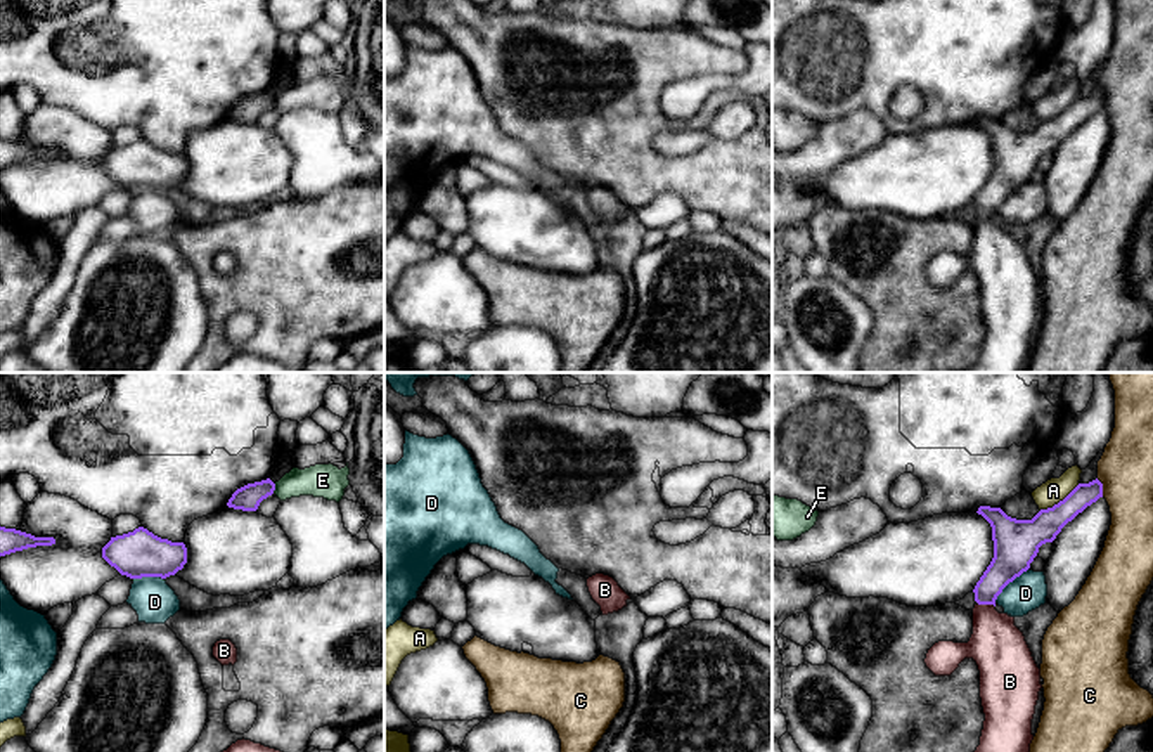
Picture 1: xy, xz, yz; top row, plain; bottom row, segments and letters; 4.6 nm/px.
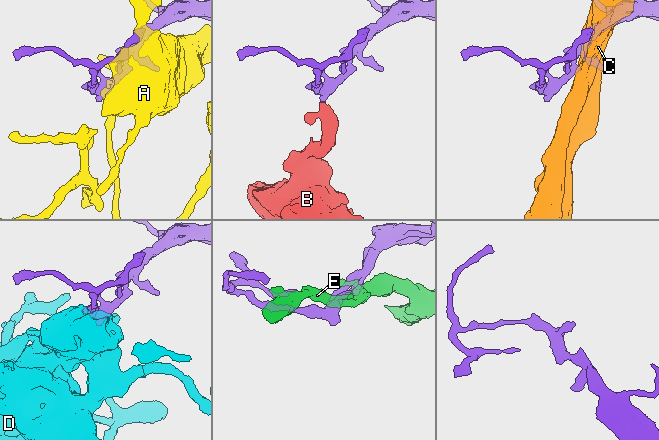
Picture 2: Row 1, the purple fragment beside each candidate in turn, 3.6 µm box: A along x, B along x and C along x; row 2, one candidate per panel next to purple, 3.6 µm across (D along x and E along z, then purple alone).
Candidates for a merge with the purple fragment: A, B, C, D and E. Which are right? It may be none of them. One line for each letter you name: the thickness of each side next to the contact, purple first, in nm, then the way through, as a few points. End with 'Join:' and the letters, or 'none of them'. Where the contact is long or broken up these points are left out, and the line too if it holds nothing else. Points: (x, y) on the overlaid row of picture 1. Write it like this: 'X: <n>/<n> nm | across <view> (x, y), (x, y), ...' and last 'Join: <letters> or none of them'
B: 180/260 nm | across yz (1011, 557), (985, 591), (985, 603), (985, 619), (998, 647)
Join: B

